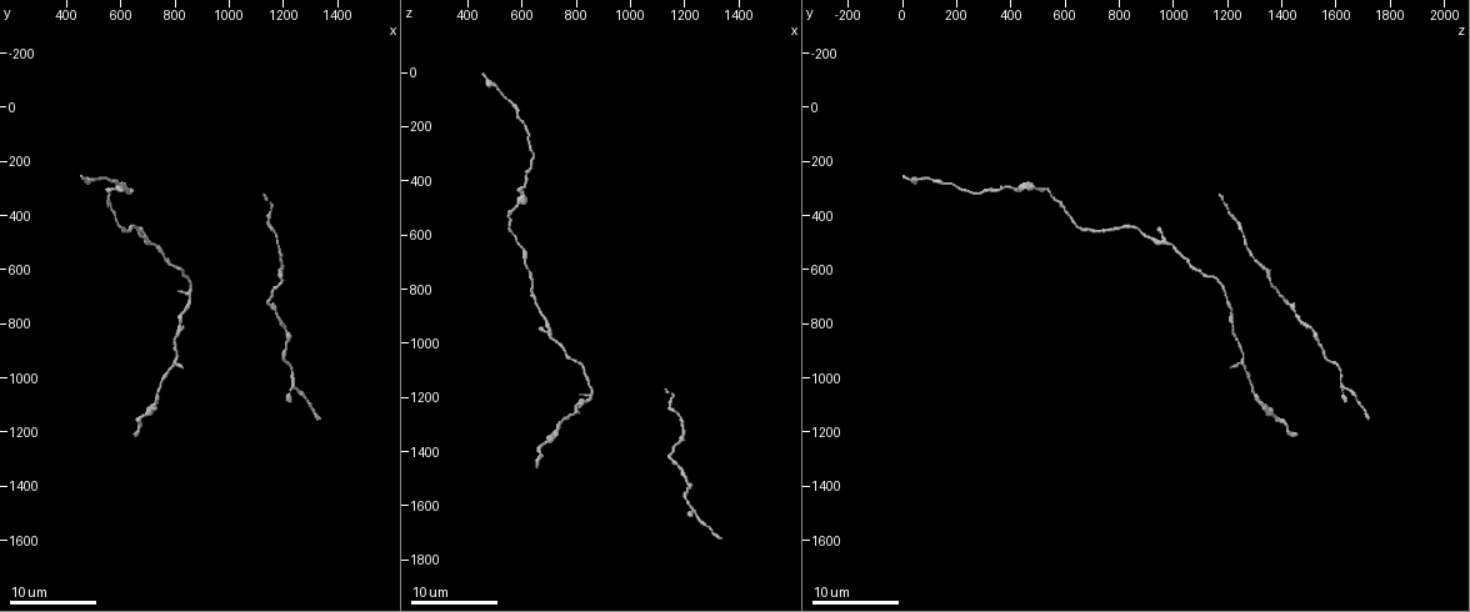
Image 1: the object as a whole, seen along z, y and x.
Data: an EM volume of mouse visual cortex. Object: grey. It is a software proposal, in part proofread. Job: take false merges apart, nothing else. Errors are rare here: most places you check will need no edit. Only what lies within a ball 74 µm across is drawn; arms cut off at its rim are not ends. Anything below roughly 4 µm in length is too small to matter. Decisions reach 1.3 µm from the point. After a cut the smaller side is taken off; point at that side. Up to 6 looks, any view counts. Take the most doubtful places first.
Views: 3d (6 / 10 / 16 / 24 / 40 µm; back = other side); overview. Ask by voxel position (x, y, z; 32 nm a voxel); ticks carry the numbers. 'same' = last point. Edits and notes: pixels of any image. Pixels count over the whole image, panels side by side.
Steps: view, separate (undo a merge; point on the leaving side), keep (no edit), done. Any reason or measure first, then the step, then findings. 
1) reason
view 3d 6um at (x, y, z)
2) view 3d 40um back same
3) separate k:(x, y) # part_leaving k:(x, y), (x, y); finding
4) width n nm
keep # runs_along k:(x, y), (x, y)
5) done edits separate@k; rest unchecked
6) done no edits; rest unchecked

three arms meet
view 3d 10um at (1240, 1010, 1620)

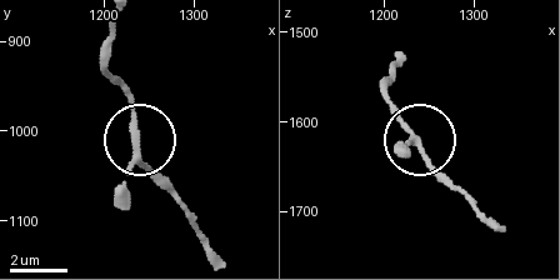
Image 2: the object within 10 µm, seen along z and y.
keep # continuous, no second neuron

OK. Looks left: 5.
sudden change in width
view 3d 10um at (810, 900, 1250)

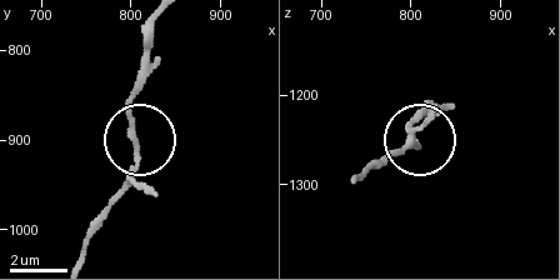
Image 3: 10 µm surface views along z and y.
width 180 nm
keep # one neuron here

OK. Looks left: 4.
narrows sharply
view 3d 16um at (1200, 870, 1540)

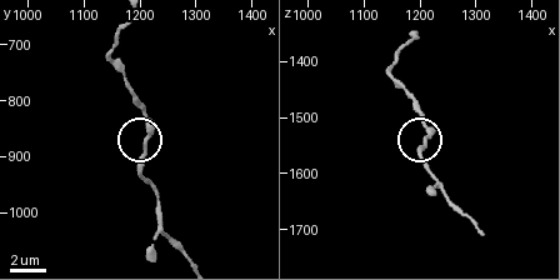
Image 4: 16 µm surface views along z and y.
view 3d 6um at (1210, 875, 1535)

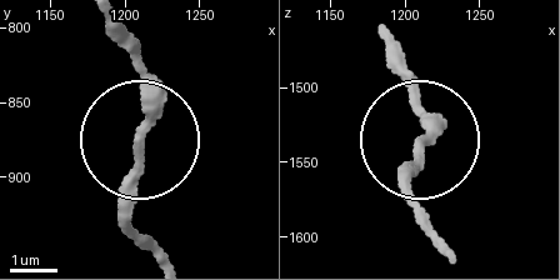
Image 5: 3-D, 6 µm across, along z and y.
width 210 nm
keep # one neuron here

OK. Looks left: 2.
done no edits; rest unchecked

